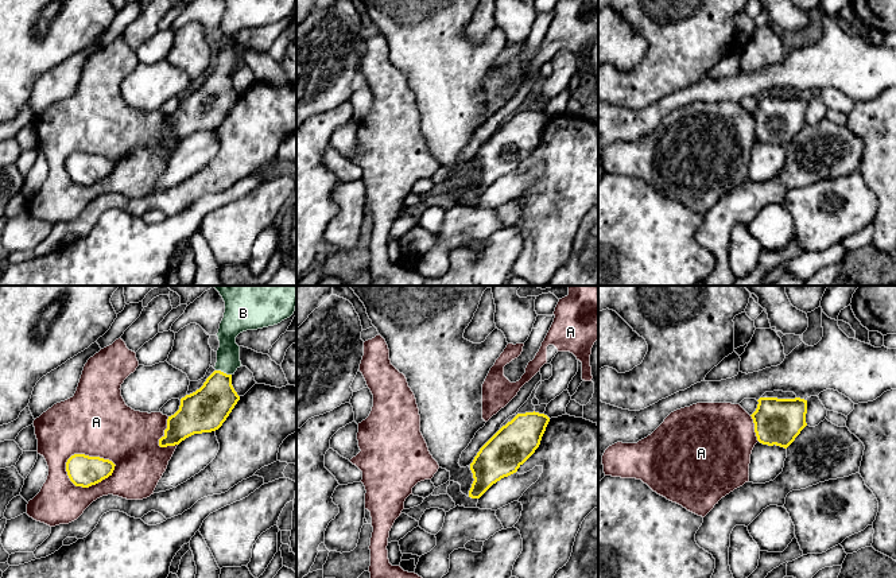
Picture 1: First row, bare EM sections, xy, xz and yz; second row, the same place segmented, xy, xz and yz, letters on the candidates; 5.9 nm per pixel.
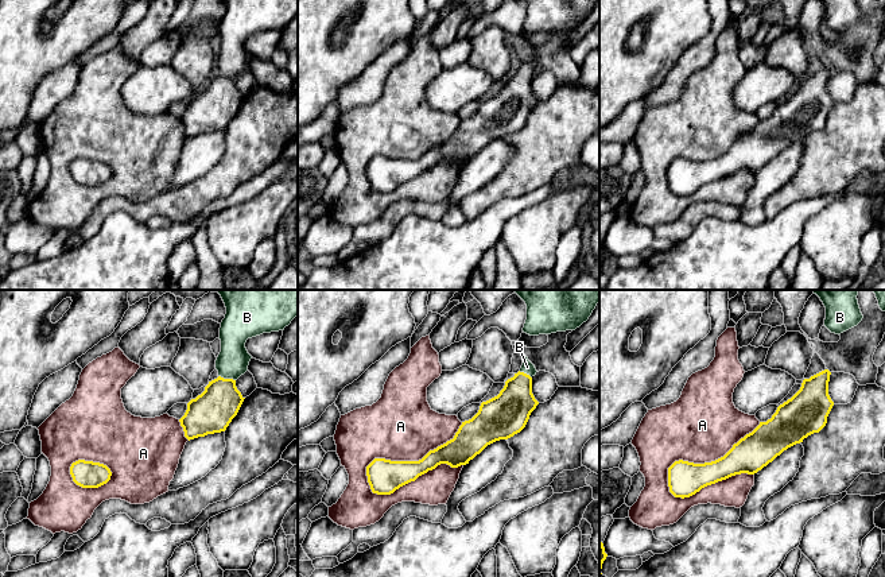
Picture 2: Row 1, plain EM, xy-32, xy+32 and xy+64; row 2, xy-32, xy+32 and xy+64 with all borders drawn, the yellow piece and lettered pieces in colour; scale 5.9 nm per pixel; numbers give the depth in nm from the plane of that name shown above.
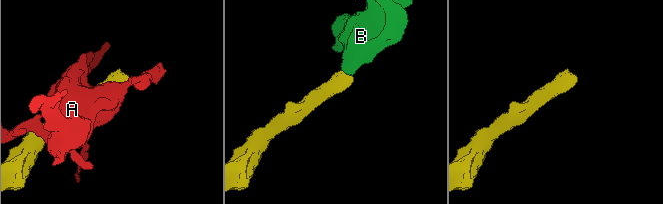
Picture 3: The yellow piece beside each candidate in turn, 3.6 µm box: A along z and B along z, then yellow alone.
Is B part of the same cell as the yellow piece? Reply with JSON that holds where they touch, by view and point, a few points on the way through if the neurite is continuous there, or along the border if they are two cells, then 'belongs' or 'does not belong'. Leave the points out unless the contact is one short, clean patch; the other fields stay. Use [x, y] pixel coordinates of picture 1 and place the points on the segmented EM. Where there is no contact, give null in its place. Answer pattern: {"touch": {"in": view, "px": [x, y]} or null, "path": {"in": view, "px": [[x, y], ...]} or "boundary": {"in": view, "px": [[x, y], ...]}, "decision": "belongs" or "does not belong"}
{"touch": {"in": "xy", "px": [224, 373]}, "path": {"in": "xy", "px": [[205, 410], [217, 398], [224, 373], [228, 356]]}, "decision": "belongs"}

